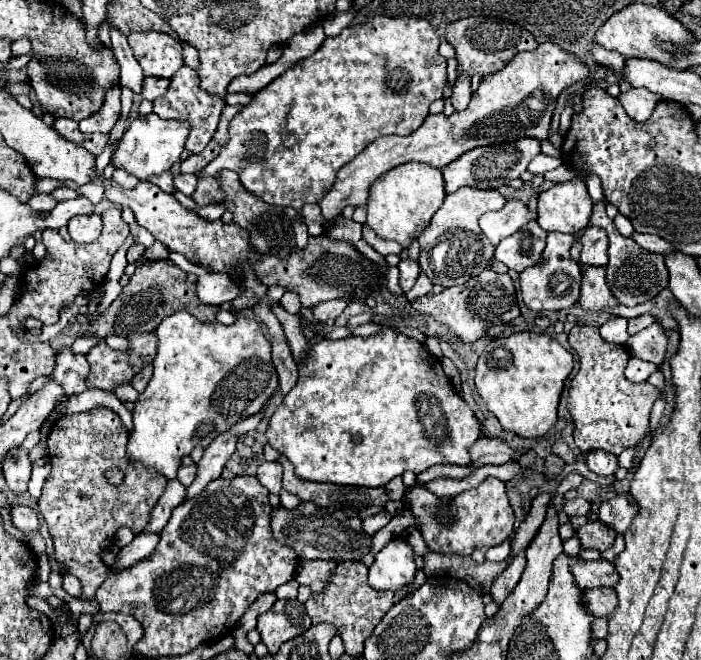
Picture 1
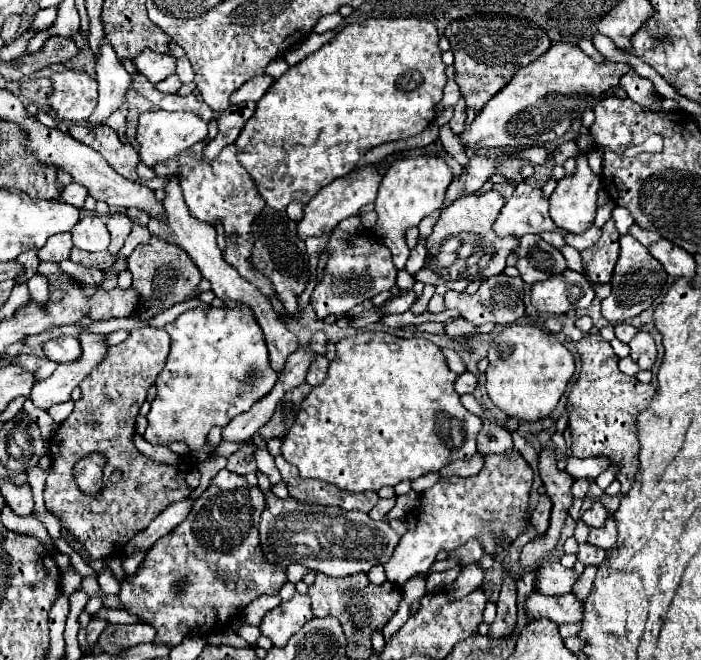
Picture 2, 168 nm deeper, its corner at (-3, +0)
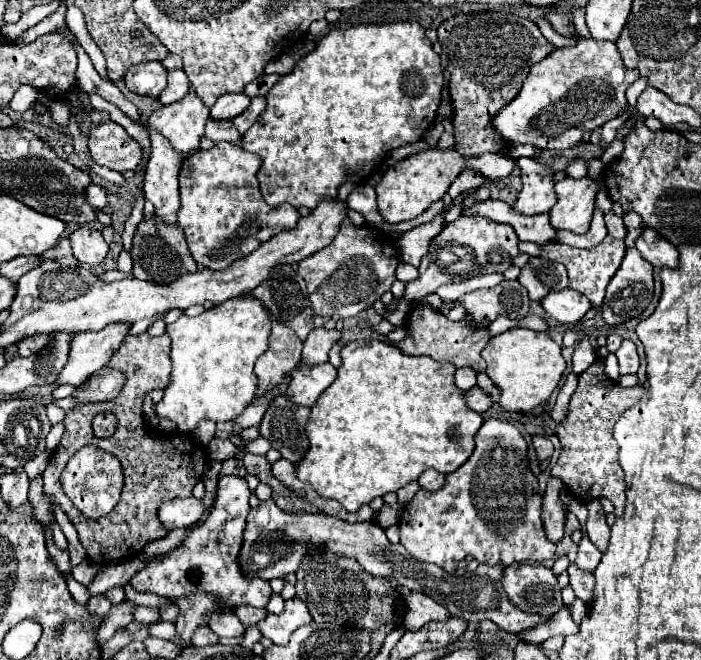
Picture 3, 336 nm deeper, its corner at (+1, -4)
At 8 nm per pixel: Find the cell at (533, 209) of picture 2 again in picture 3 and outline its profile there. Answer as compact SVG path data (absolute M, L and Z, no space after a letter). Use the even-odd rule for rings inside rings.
M529 157L517 159L523 169L523 189L513 205L521 215L541 215L549 213L557 201L553 191L553 171L547 165L541 165Z

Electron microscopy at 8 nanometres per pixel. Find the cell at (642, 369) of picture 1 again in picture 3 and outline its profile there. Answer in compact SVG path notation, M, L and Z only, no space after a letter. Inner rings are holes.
M609 353L607 355L607 359L605 359L605 373L613 379L613 381L617 381L619 379L619 363L617 363L617 357L613 355L613 353Z

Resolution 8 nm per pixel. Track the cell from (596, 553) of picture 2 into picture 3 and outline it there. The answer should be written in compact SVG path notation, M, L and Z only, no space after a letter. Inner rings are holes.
M571 563L567 571L569 571L569 579L571 579L569 583L571 583L575 595L577 595L579 599L583 599L585 603L589 603L589 601L593 599L593 587L595 587L595 577L593 577L593 573L579 569L575 563Z

